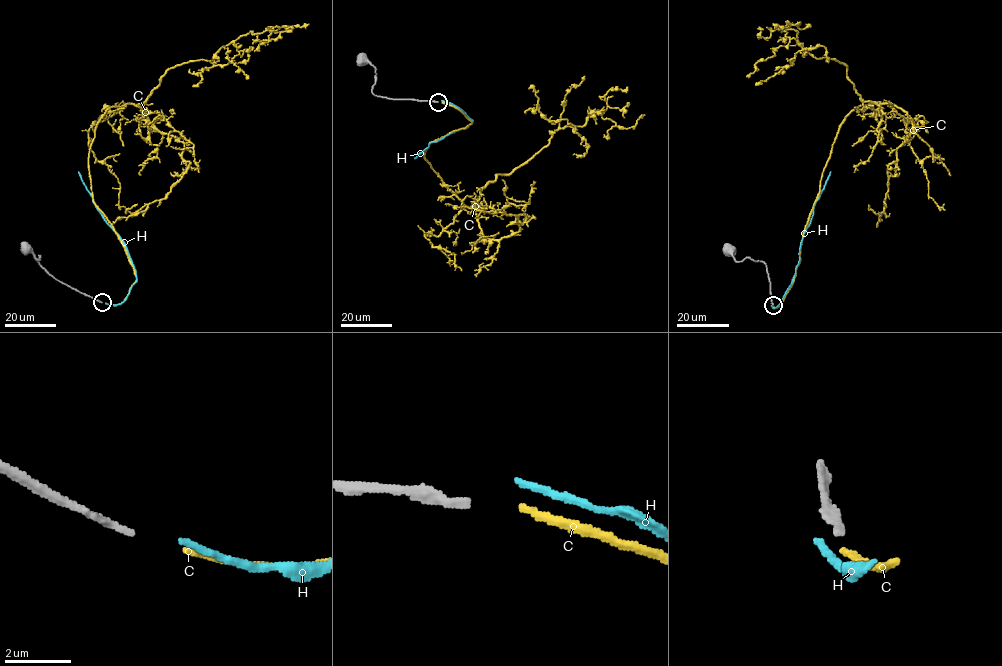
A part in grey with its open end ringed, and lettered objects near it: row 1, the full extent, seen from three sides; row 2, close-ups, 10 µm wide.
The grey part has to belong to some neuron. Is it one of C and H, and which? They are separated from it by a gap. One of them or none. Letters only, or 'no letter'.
C

